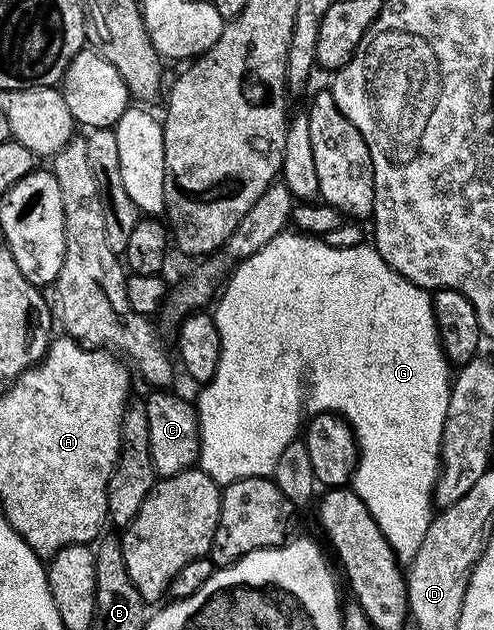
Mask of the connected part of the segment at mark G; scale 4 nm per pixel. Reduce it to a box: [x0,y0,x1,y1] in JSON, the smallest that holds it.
[196,233,452,564]

